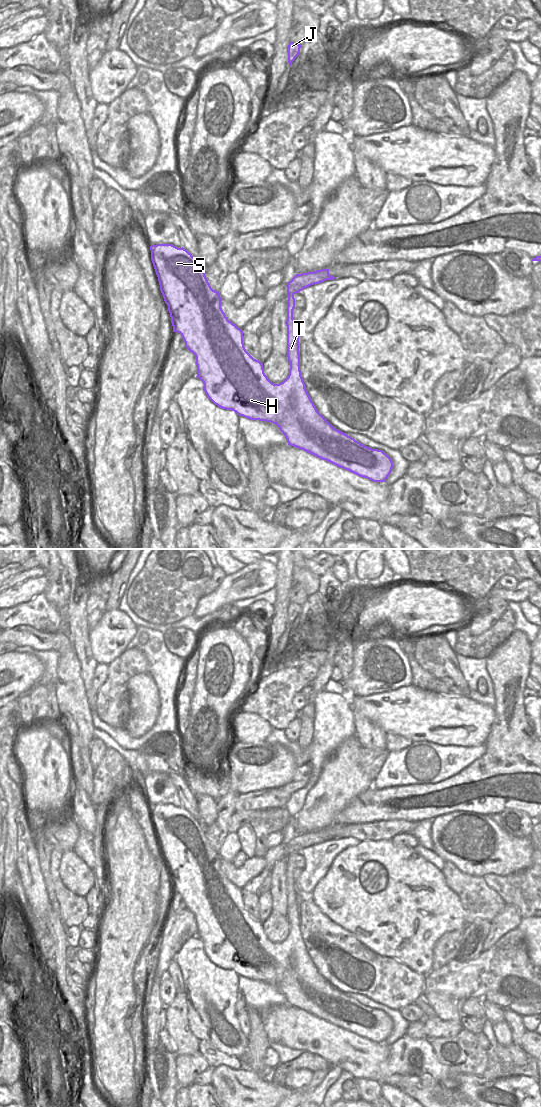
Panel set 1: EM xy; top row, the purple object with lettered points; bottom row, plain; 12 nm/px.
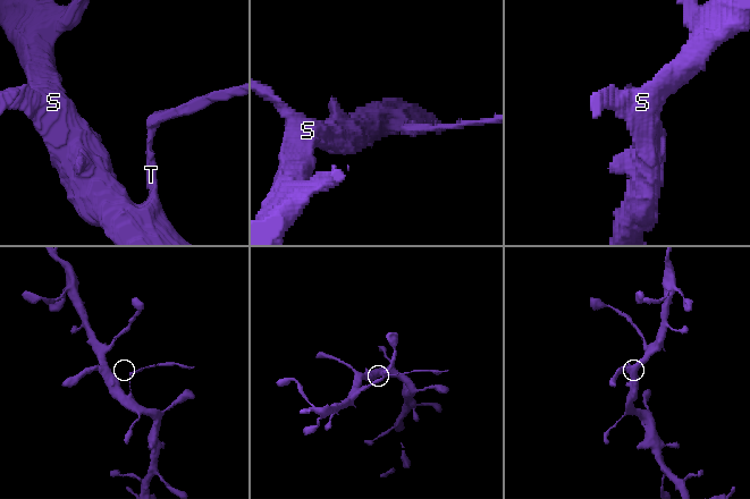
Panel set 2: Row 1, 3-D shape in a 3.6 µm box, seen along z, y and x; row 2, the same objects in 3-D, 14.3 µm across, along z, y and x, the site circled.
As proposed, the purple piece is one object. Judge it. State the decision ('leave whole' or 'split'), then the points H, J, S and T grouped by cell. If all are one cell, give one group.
split; H J S / T

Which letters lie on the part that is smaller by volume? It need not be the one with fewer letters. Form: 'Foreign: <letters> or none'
Foreign: T

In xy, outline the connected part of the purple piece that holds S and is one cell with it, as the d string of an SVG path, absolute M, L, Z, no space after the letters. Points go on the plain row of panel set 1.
M172 804L151 805L151 820L158 837L160 850L168 866L173 892L180 893L185 907L196 917L197 936L204 944L207 957L218 967L232 970L239 976L276 984L290 1006L302 1009L322 1020L348 1030L373 1042L385 1042L393 1022L382 1010L364 1006L354 998L334 988L316 969L300 931L300 920L289 923L289 935L279 944L272 943L264 933L263 924L254 919L245 909L243 891L228 880L221 868L222 858L213 850L205 836L204 827L186 809Z

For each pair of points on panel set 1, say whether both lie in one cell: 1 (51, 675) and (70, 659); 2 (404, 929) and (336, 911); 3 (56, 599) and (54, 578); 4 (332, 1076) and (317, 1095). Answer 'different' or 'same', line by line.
1: different
2: same
3: same
4: same

